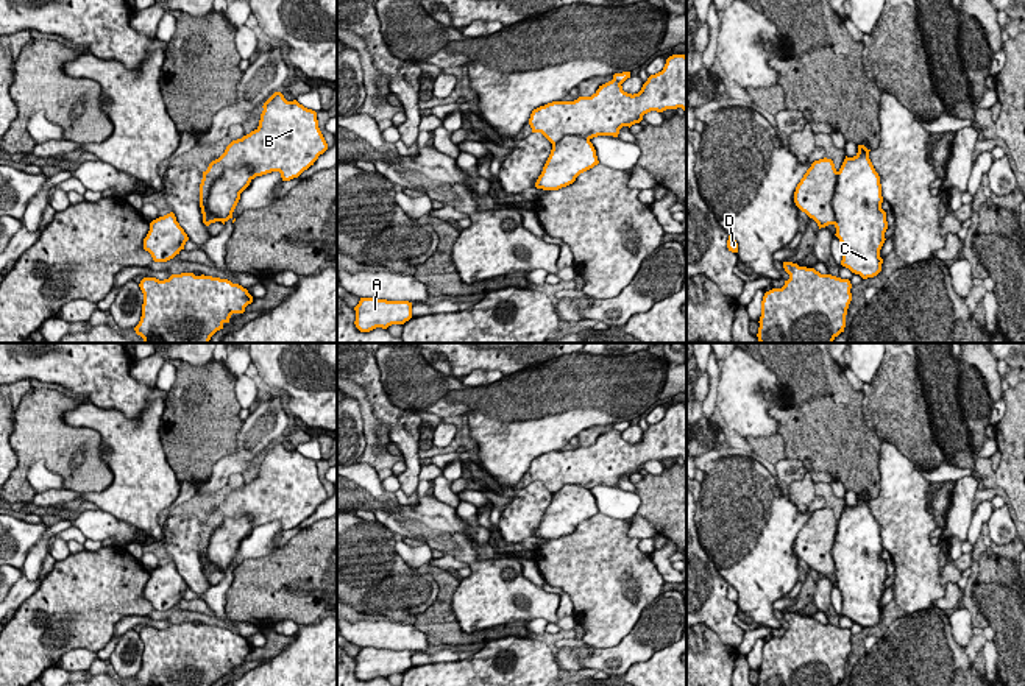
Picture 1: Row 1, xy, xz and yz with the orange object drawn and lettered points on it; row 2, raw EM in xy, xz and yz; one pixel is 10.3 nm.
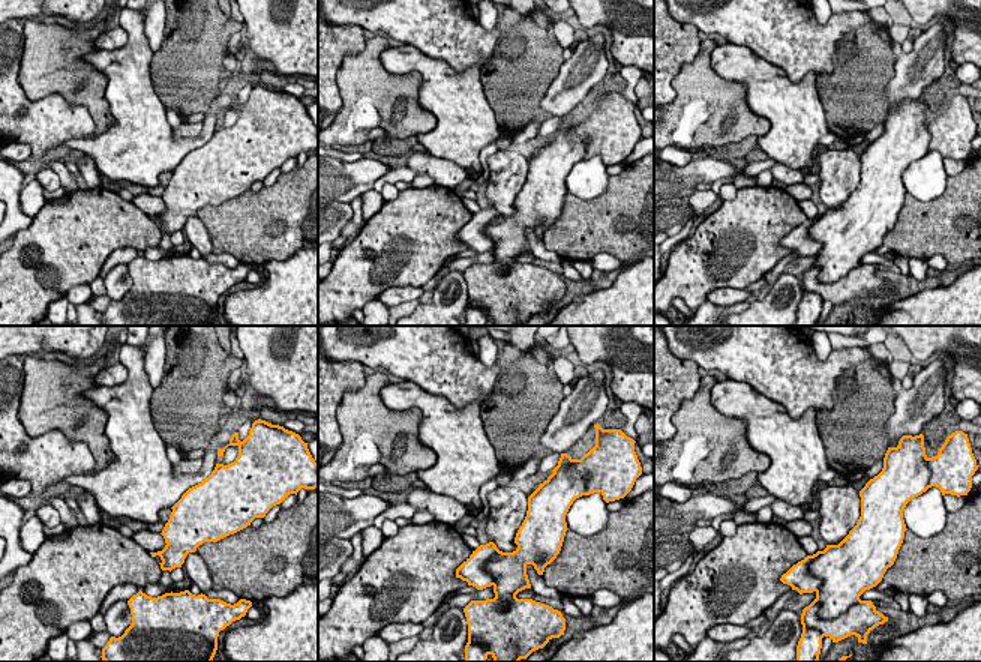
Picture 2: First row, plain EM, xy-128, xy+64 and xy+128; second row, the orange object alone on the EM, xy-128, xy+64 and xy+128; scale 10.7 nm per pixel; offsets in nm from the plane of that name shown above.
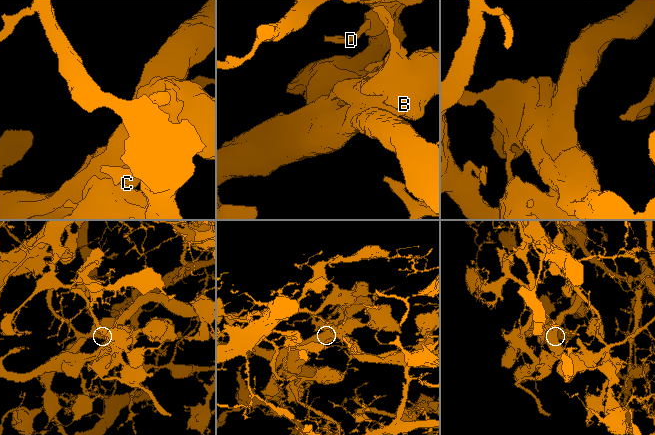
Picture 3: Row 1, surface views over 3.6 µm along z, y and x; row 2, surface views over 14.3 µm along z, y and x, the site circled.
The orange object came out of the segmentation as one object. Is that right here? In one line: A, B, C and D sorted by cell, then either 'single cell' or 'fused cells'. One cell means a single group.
A C D / B; fused cells

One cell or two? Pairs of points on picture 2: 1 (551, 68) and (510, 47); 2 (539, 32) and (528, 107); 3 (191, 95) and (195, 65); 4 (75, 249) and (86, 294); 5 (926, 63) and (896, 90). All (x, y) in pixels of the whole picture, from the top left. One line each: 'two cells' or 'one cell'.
1: one cell
2: one cell
3: one cell
4: two cells
5: one cell

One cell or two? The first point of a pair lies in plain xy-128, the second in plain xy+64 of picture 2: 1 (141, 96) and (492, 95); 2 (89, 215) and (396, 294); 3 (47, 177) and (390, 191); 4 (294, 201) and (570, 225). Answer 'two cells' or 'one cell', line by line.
1: two cells
2: two cells
3: one cell
4: one cell

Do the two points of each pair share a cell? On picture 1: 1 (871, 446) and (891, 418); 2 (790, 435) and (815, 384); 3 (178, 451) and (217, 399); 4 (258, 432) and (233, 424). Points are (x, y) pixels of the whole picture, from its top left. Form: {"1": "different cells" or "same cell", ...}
{"1": "different cells", "2": "same cell", "3": "same cell", "4": "different cells"}

